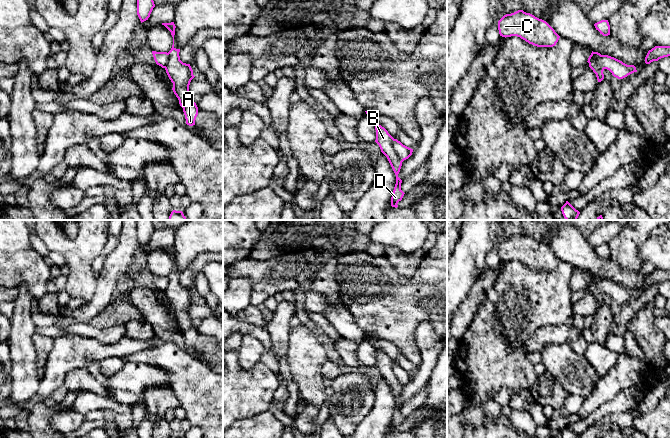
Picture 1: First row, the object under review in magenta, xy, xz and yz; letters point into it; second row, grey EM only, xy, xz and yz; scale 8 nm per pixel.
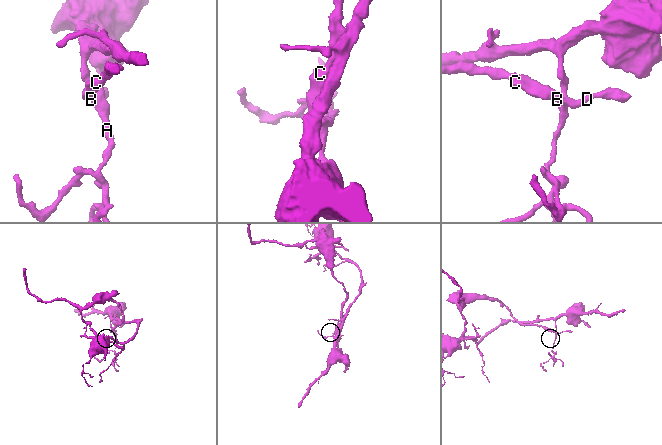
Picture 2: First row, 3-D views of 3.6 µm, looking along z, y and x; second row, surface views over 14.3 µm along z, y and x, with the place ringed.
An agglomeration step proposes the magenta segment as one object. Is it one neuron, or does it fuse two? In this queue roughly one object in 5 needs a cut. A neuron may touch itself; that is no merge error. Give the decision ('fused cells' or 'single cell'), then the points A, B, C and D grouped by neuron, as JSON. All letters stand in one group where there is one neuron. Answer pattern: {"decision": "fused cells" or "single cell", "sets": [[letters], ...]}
{"decision": "fused cells", "sets": [["A"], ["B", "C", "D"]]}

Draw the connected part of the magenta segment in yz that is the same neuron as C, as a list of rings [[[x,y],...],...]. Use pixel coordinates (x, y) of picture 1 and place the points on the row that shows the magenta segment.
[[[523,10],[504,15],[498,30],[502,37],[517,36],[537,47],[553,47],[560,38],[546,21]]]

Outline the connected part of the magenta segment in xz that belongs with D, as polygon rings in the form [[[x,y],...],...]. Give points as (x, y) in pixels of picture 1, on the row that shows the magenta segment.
[[[375,124],[375,130],[376,130],[375,142],[379,145],[381,152],[387,157],[396,175],[396,184],[391,197],[391,206],[397,208],[398,202],[402,200],[405,194],[401,190],[402,180],[398,177],[403,161],[397,156],[392,146],[394,138],[388,133],[388,131],[379,124]]]

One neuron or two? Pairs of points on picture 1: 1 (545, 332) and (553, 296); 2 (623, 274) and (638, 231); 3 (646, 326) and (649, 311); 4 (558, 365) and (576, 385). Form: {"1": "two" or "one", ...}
{"1": "two", "2": "two", "3": "one", "4": "one"}

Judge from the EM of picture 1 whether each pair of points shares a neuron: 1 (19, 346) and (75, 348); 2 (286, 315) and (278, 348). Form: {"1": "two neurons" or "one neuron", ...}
{"1": "two neurons", "2": "one neuron"}

